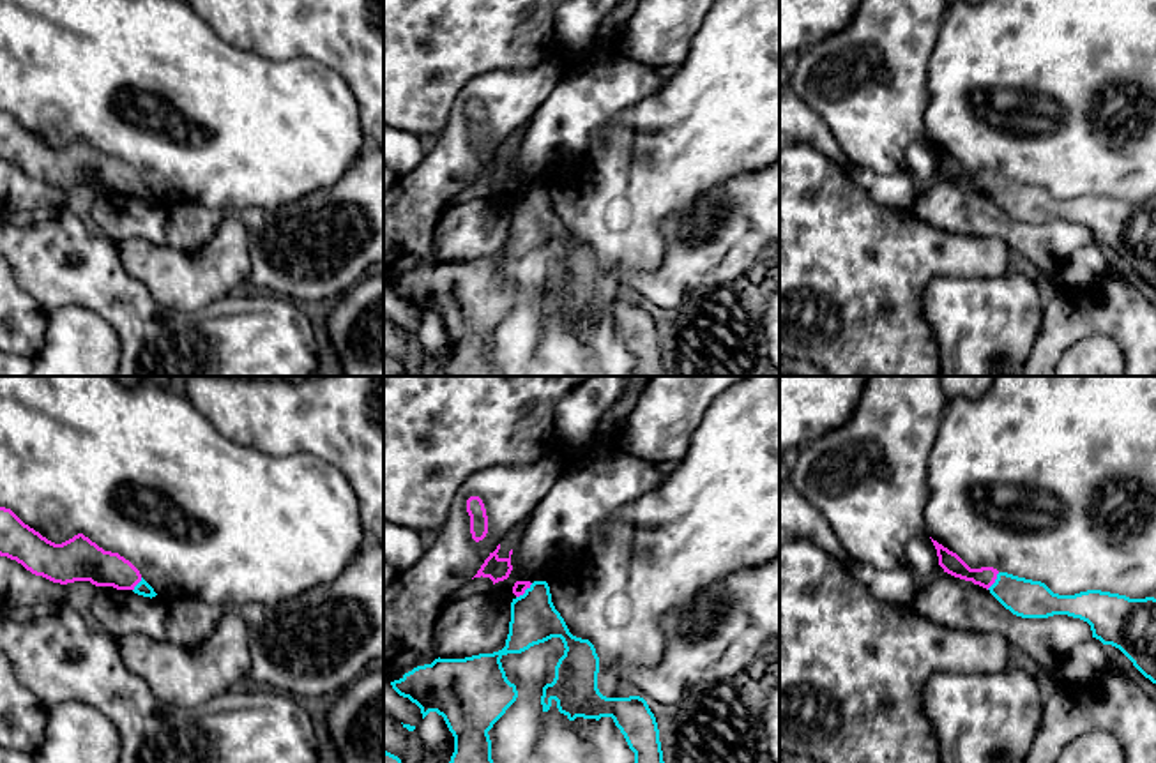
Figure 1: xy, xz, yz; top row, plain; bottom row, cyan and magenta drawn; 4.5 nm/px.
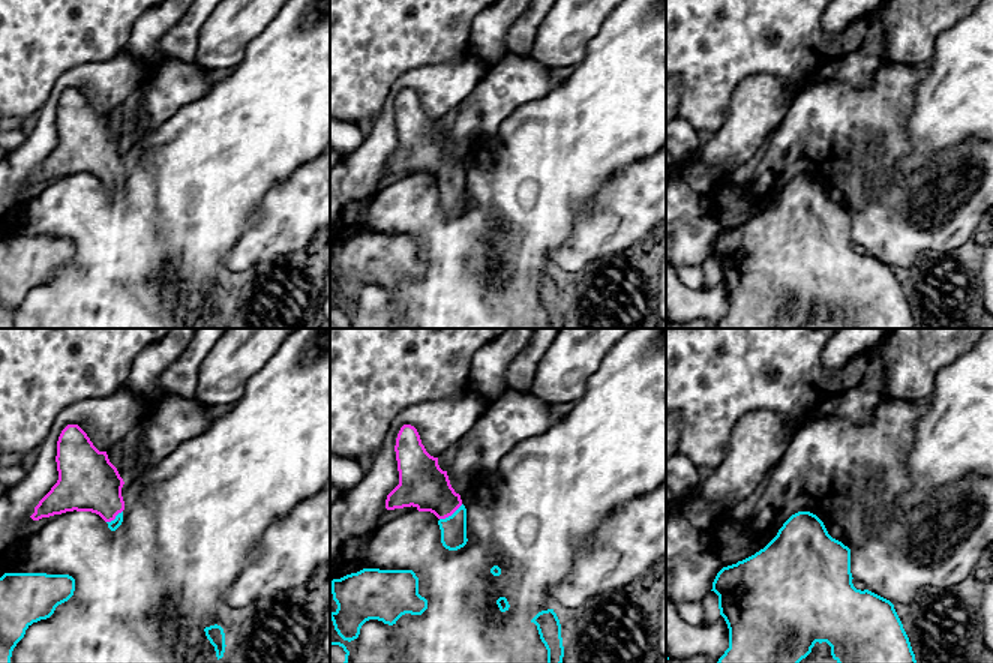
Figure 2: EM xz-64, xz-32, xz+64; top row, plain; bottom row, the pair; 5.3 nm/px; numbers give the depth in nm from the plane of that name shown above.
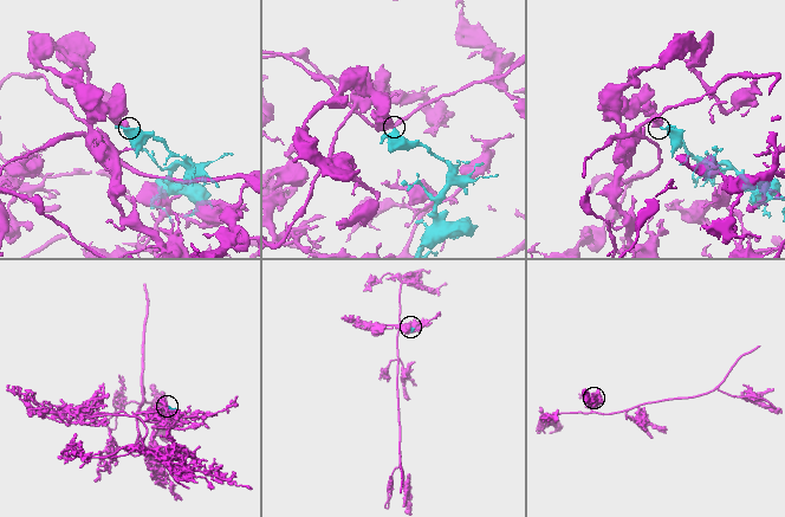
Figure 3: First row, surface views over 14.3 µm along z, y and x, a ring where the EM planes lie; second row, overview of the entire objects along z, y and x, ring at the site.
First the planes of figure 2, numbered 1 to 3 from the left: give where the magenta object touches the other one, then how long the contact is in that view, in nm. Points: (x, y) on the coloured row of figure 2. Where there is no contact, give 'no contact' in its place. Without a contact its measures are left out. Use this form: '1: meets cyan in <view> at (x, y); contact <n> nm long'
1: meets cyan in xz-64 at (116, 518); contact 110 nm long
2: meets cyan in xz-32 at (452, 515); contact 150 nm long
3: no contact

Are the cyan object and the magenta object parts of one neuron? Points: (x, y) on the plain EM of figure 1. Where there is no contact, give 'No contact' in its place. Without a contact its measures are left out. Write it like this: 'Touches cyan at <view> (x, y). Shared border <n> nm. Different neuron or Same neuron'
Touches cyan at xz (525, 196). Shared border 100 nm. Same neuron

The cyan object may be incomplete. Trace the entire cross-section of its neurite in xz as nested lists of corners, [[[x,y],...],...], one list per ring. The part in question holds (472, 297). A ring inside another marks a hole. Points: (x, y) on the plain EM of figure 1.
[[[516,185],[513,191],[516,200],[511,207],[511,226],[506,251],[493,258],[479,258],[465,263],[435,263],[431,268],[417,270],[405,277],[399,284],[391,286],[392,293],[408,302],[421,313],[422,323],[430,316],[444,321],[454,341],[454,357],[449,366],[451,376],[495,376],[491,364],[491,344],[488,336],[516,306],[518,295],[506,281],[500,263],[507,258],[521,258],[534,249],[551,242],[560,242],[564,260],[555,270],[555,283],[543,291],[541,309],[548,316],[551,306],[569,325],[576,321],[596,323],[612,321],[624,339],[629,353],[635,357],[631,376],[665,376],[659,334],[647,306],[640,300],[606,302],[597,293],[599,261],[589,244],[576,242],[569,237],[564,223],[551,207],[546,185]]]

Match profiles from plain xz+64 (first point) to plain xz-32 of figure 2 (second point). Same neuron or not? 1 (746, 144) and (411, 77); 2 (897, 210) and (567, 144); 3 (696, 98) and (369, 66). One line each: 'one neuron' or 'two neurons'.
1: one neuron
2: two neurons
3: one neuron

